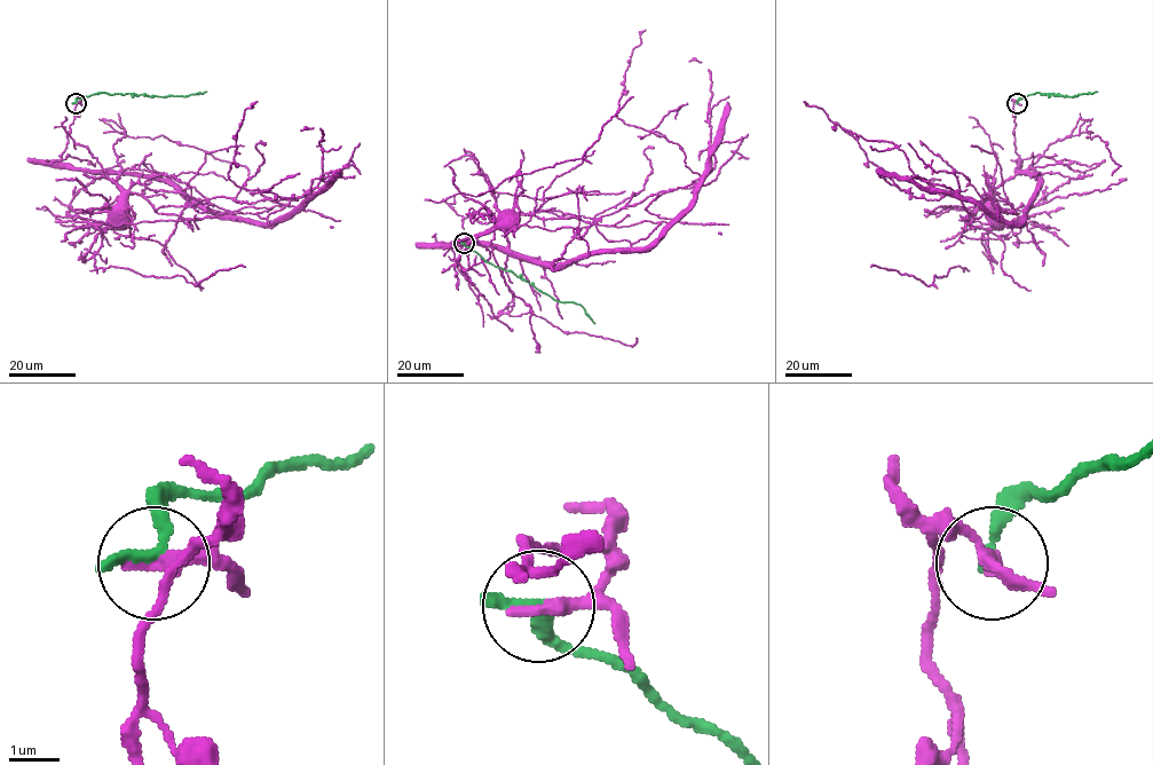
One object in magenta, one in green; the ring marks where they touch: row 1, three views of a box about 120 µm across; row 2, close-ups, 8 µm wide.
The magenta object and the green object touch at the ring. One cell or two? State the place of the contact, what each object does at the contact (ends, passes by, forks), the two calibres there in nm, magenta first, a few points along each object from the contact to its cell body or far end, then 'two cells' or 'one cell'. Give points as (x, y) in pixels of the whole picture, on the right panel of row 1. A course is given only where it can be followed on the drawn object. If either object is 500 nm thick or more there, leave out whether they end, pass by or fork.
(1017, 103) | magenta ends | green ends | 360/280 nm | magenta via (1017, 103), (1015, 101), (1012, 108), (1015, 147), (1019, 162), (1016, 168), (1021, 172), (993, 190), (996, 214) | green via (1017, 103), (1035, 93), (1076, 96), (1097, 91) | two cells

